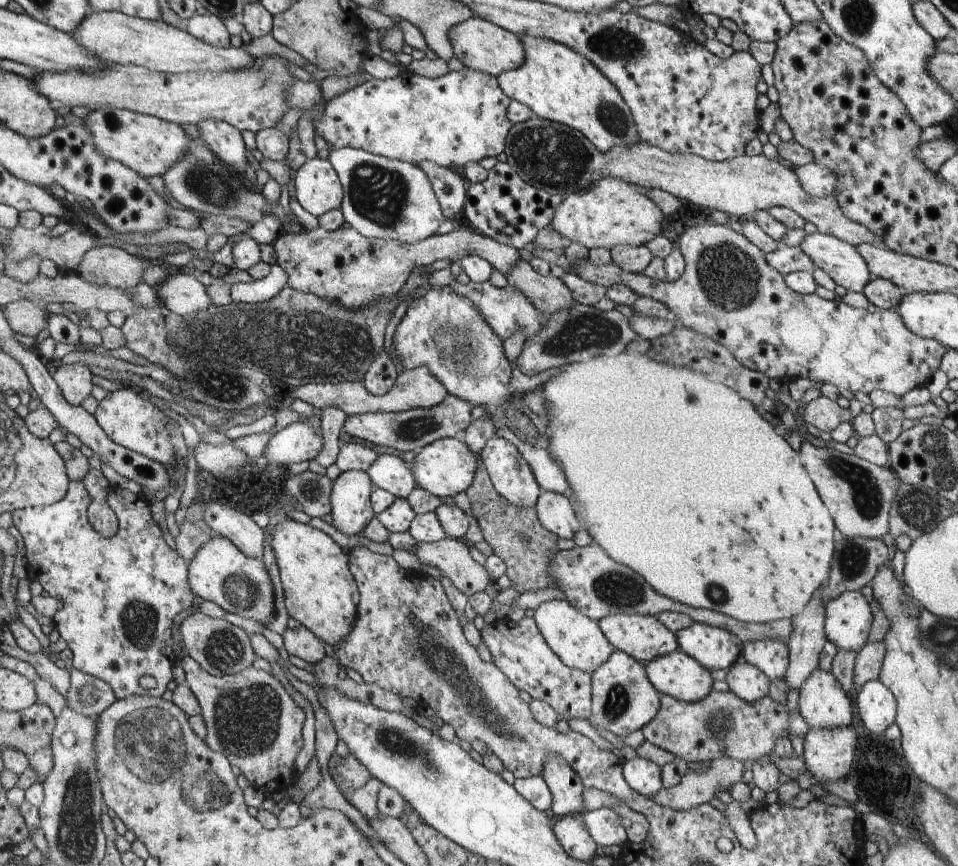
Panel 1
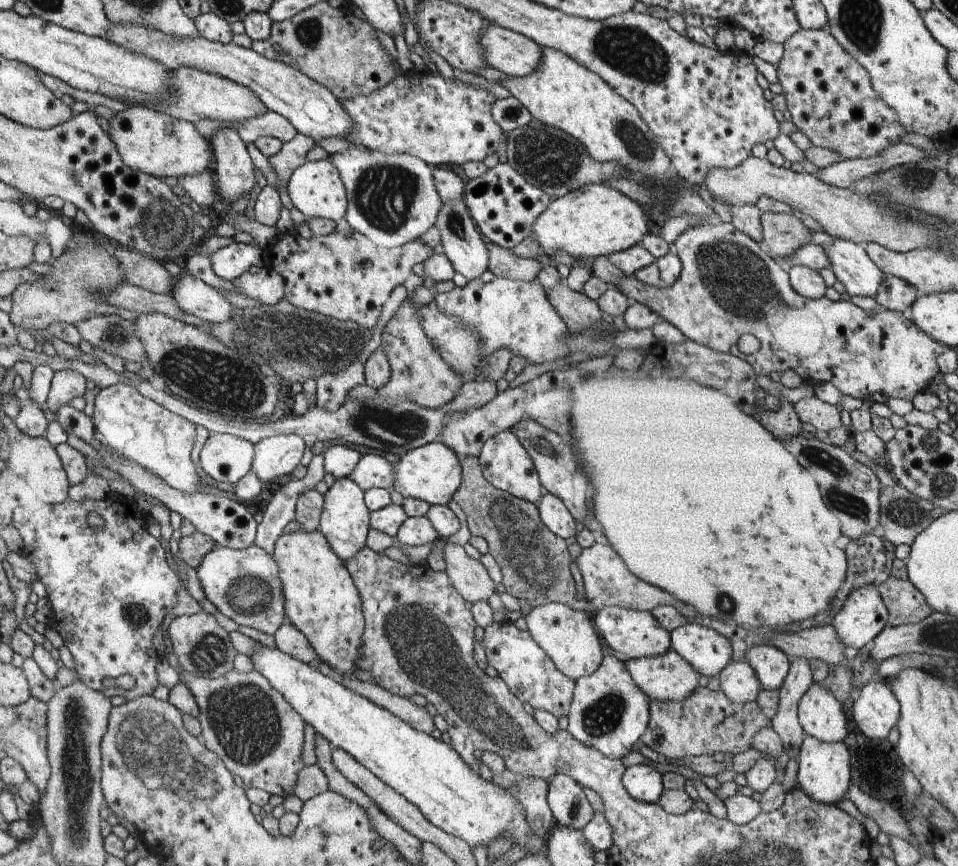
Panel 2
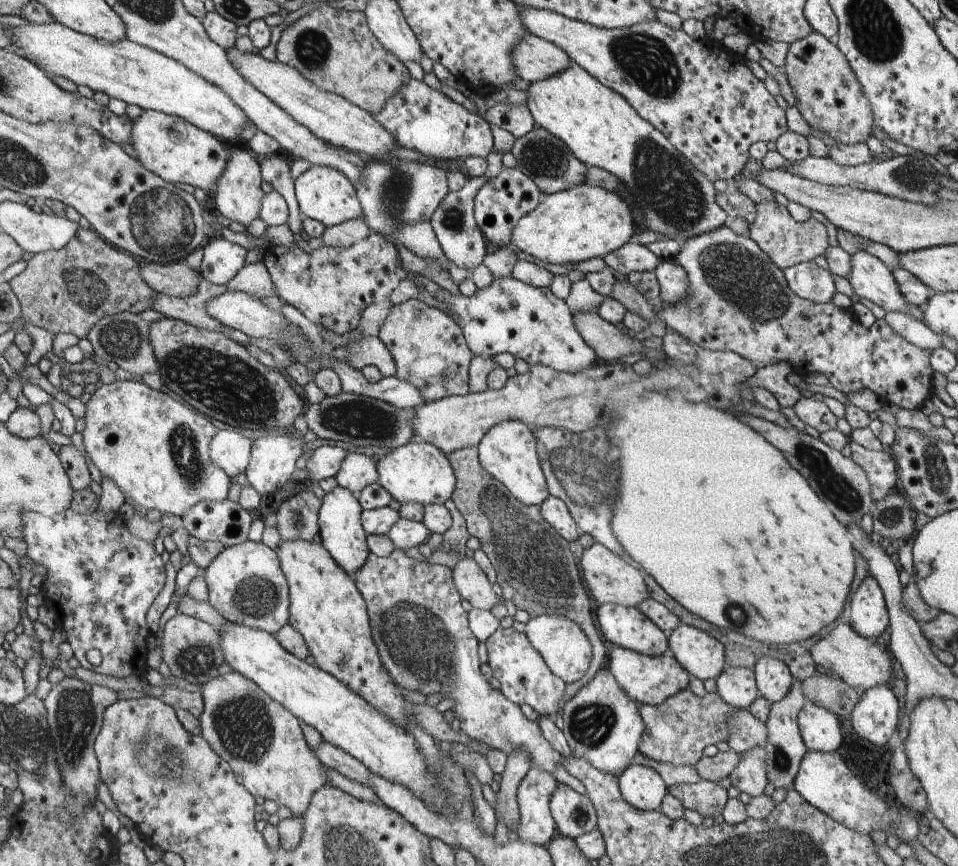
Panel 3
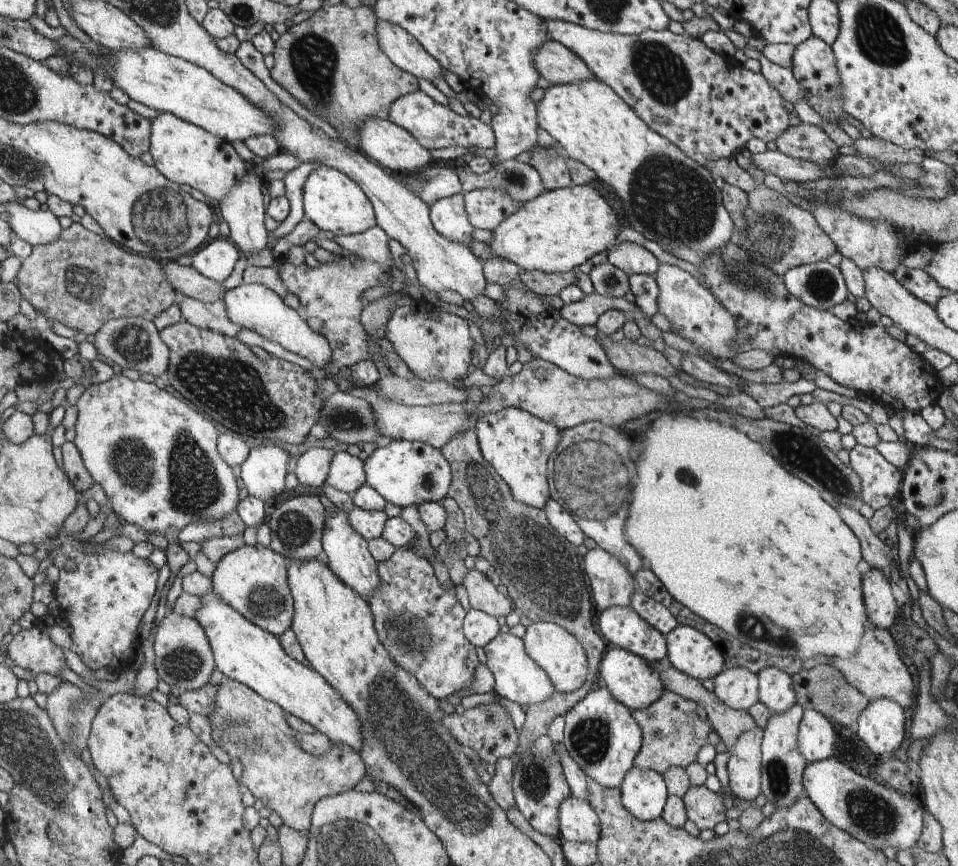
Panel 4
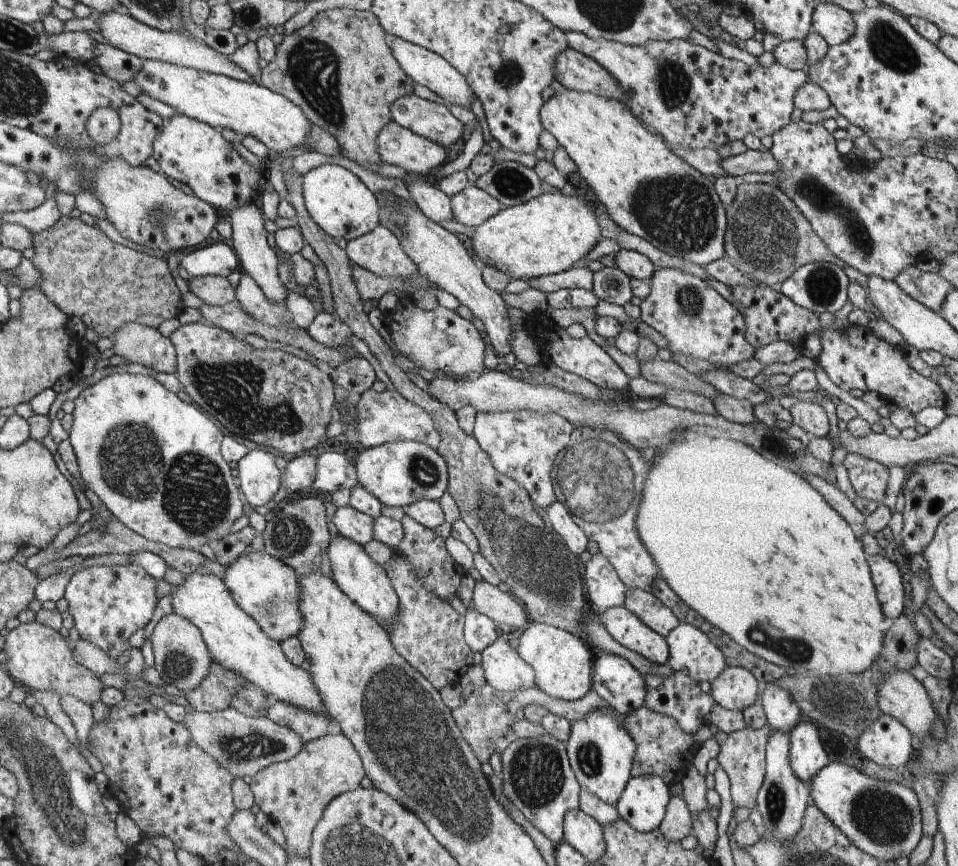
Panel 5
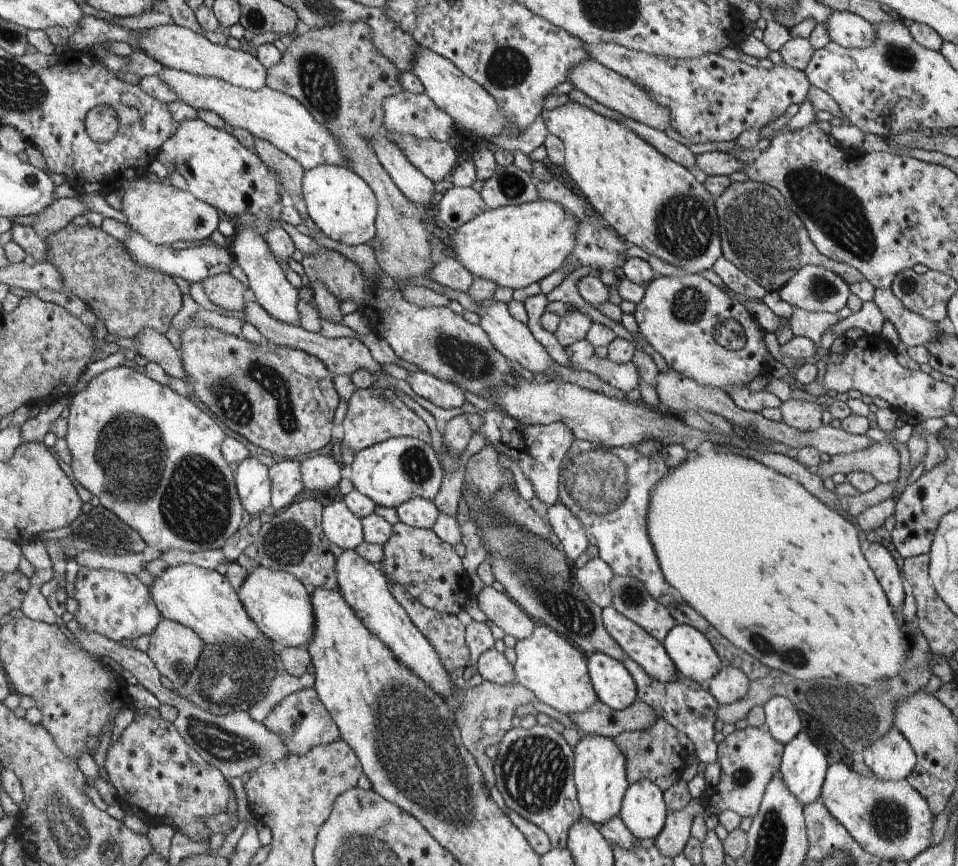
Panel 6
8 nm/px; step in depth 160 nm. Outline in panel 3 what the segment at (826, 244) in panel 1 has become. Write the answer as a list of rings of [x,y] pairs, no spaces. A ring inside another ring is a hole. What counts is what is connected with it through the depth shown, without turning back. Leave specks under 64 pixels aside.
[[[858,251],[851,254],[848,282],[861,299],[872,301],[888,312],[903,312],[923,320],[923,308],[909,305],[894,280],[891,269],[878,257]]]

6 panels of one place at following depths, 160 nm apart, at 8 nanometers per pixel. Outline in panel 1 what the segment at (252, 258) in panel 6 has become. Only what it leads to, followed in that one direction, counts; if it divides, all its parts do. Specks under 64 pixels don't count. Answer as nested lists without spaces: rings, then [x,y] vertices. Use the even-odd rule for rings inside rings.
[[[204,120],[197,126],[201,141],[216,157],[234,170],[245,172],[246,146],[238,129],[220,120]]]

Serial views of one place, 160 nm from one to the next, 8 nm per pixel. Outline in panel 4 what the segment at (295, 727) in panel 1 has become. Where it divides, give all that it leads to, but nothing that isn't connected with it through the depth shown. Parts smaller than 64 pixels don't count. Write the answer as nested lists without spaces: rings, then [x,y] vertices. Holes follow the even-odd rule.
[[[226,678],[218,685],[214,710],[210,712],[208,720],[212,729],[213,740],[222,750],[228,753],[232,760],[238,760],[243,766],[240,782],[248,788],[251,794],[260,798],[263,806],[277,812],[284,825],[300,832],[308,833],[311,826],[311,816],[320,799],[336,793],[349,791],[366,776],[366,761],[362,754],[346,745],[333,743],[330,752],[322,756],[314,756],[300,748],[299,740],[295,738],[296,731],[285,719],[285,710],[275,702],[268,701],[255,689],[240,681]]]

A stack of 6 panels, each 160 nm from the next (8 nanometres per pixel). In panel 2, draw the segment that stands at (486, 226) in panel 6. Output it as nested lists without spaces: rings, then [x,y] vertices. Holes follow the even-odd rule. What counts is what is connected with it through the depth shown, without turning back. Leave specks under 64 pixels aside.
[[[587,184],[584,189],[551,200],[548,208],[535,220],[532,235],[548,256],[562,250],[576,259],[589,256],[595,259],[628,250],[640,243],[649,232],[646,219],[642,205],[623,192],[608,184]]]

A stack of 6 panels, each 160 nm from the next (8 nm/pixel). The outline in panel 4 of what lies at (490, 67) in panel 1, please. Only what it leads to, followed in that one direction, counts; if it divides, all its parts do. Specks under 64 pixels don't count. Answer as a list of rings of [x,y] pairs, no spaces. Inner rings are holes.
[[[554,39],[544,41],[536,49],[533,63],[539,76],[554,85],[577,83],[594,77],[579,56]]]

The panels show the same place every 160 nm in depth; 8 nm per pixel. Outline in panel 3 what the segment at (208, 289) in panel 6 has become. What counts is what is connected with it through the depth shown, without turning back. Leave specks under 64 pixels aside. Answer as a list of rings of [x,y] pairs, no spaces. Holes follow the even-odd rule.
[[[142,261],[142,264],[142,278],[156,294],[186,298],[198,291],[202,282],[201,274],[185,261],[174,261],[166,265]]]

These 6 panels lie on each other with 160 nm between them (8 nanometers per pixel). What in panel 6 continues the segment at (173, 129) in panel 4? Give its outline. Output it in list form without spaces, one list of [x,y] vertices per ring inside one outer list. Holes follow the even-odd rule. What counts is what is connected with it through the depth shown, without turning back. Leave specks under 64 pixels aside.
[[[200,118],[180,121],[178,130],[160,149],[157,160],[183,176],[195,197],[228,215],[237,217],[250,212],[265,218],[278,196],[287,197],[280,176],[254,150]]]

